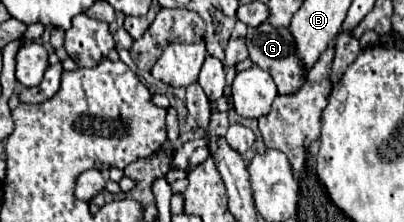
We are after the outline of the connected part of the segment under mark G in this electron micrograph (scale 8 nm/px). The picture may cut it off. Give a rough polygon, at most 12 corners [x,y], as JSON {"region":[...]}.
{"region":[[249,28],[249,58],[281,96],[301,90],[307,68],[289,28]]}

